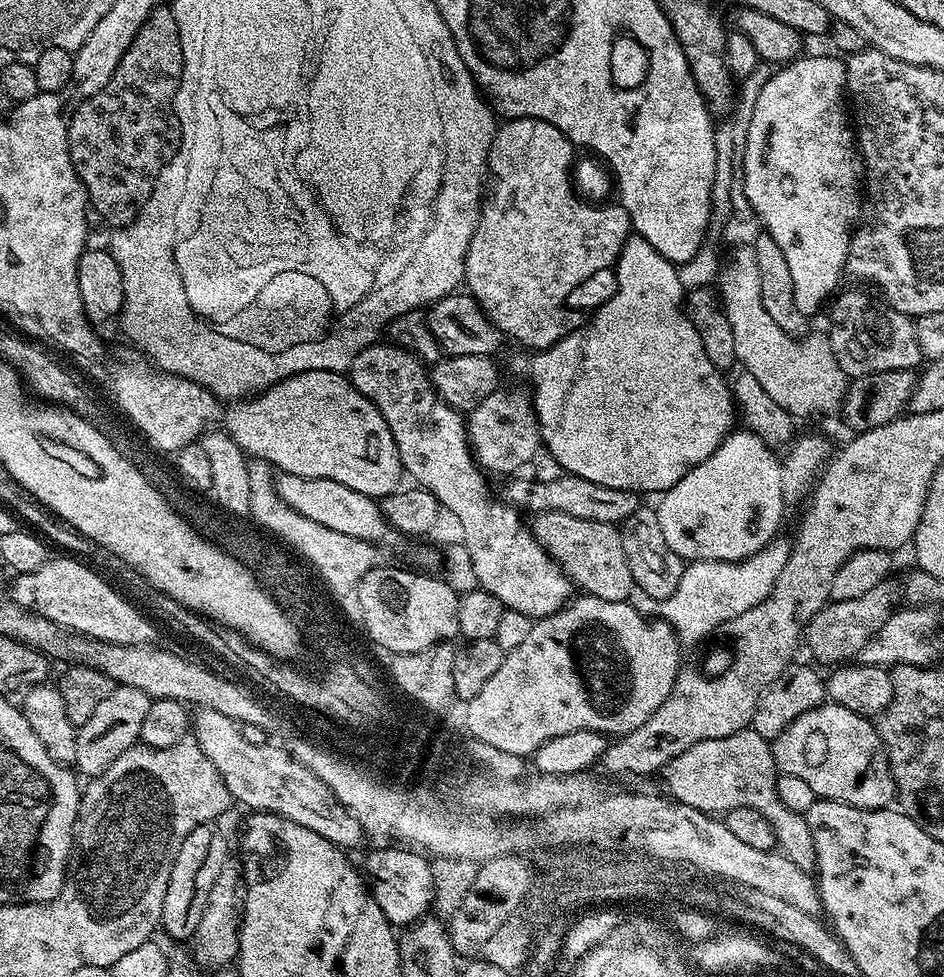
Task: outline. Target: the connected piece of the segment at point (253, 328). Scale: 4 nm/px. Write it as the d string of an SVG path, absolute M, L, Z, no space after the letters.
M282 267L280 274L263 279L260 288L256 288L256 296L248 299L244 308L235 309L232 316L215 322L213 327L219 336L250 346L256 344L256 349L264 348L269 359L285 356L292 349L301 348L306 353L310 346L329 344L342 327L343 320L360 307L360 303L336 308L334 298L330 296L330 286L324 284L324 288L320 288L320 279L298 268Z

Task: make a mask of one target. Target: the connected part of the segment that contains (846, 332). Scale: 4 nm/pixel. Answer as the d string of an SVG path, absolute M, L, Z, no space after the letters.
M842 292L831 301L832 313L828 316L826 340L836 359L836 367L845 377L855 378L886 370L916 370L921 367L922 357L913 317L894 310L875 295Z

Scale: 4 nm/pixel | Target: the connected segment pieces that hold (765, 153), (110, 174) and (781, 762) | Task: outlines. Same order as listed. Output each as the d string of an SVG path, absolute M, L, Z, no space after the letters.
M804 54L777 67L769 75L758 94L758 102L754 102L744 164L744 194L755 219L760 219L760 228L782 250L793 274L796 293L812 292L812 304L816 308L823 306L824 299L826 304L837 291L836 283L840 275L845 275L848 247L854 225L862 212L862 161L854 139L854 128L846 111L846 64L839 55L831 55Z
M156 8L130 42L130 50L122 54L110 82L72 109L70 162L86 190L91 211L113 229L133 224L146 202L153 199L162 170L180 147L182 132L172 115L180 59L178 22L174 22L172 9Z
M825 702L802 714L776 740L771 741L780 774L802 778L821 800L833 800L855 808L887 808L897 799L896 783L888 765L888 751L871 719Z

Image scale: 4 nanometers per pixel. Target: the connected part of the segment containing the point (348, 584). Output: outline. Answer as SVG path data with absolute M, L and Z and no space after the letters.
M249 463L250 470L250 516L253 516L264 528L269 528L280 540L285 540L300 556L305 556L316 567L316 572L328 583L328 588L336 596L344 596L353 591L360 579L377 567L379 549L365 540L355 540L346 534L338 534L338 530L330 530L326 526L318 526L318 522L310 522L302 514L298 514L290 506L286 506L283 498L276 493L274 472L267 463Z

